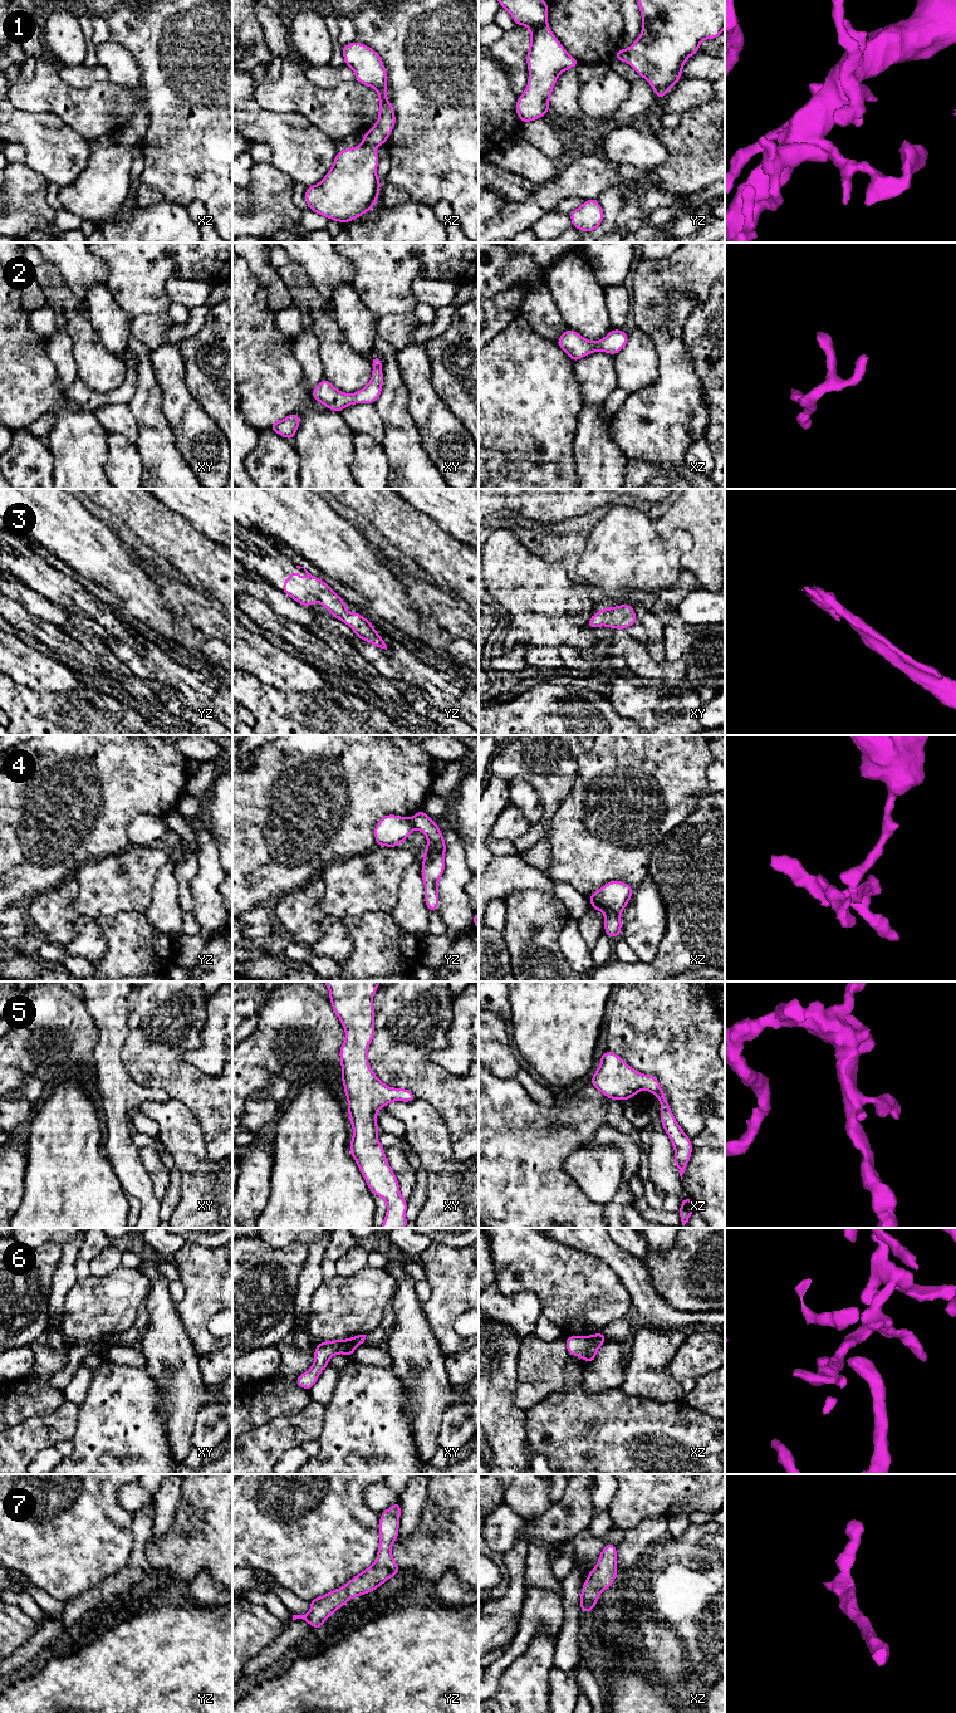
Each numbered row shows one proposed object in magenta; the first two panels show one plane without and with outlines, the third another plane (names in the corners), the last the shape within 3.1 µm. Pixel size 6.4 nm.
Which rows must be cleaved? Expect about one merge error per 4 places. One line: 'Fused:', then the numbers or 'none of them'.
Fused: 4

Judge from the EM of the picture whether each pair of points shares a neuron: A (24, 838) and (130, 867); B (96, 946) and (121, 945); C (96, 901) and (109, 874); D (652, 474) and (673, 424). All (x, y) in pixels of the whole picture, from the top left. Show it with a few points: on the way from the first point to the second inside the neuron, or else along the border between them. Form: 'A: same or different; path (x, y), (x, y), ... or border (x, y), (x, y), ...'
A: different; border (124, 851), (117, 855), (91, 859), (73, 875)
B: different; border (97, 921), (106, 939), (106, 953), (92, 963)
C: same; path (101, 895), (109, 885), (109, 880)
D: different; border (628, 458), (676, 464)

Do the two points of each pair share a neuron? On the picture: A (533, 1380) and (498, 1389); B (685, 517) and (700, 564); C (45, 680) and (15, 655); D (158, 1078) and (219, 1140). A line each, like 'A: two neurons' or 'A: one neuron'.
A: two neurons
B: one neuron
C: one neuron
D: one neuron

